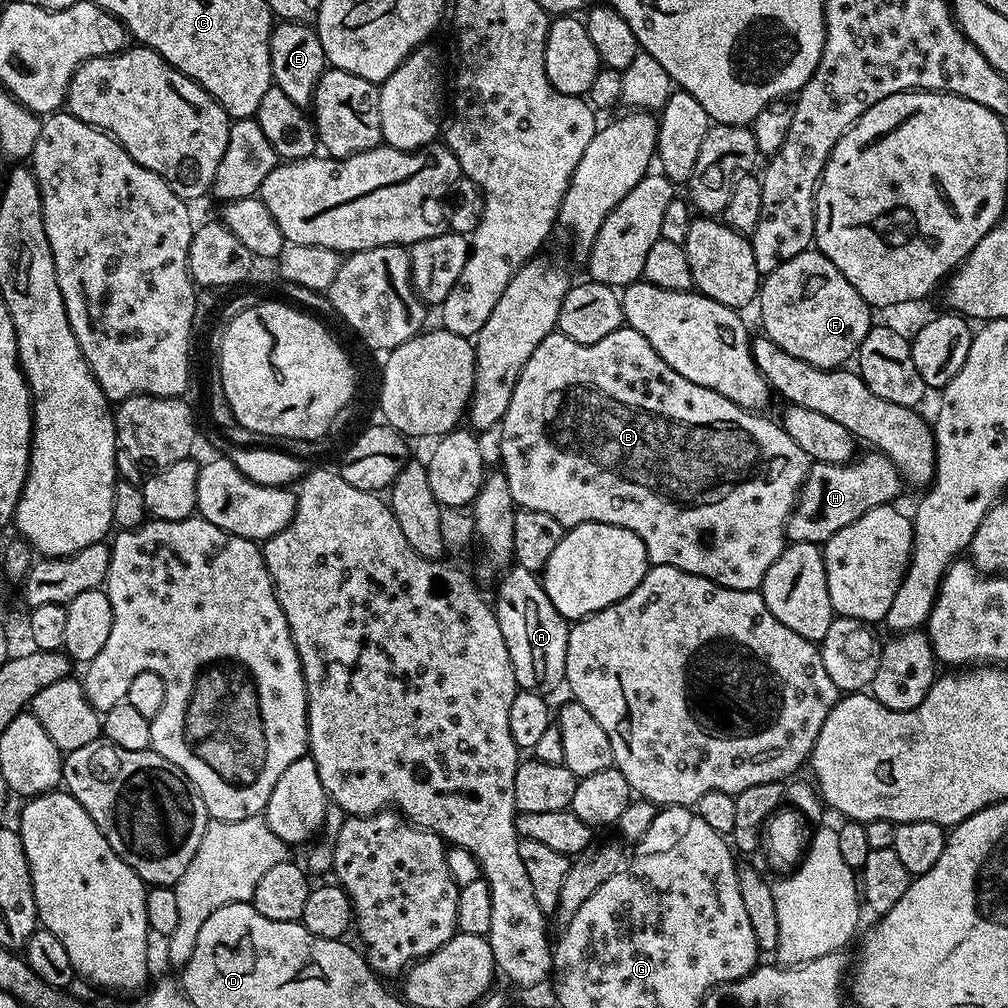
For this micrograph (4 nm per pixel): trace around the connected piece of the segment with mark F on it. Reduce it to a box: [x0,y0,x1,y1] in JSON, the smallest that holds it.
[758,250,873,368]

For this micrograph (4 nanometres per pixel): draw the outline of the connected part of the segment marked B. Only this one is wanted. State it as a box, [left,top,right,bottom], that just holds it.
[498,326,810,591]

